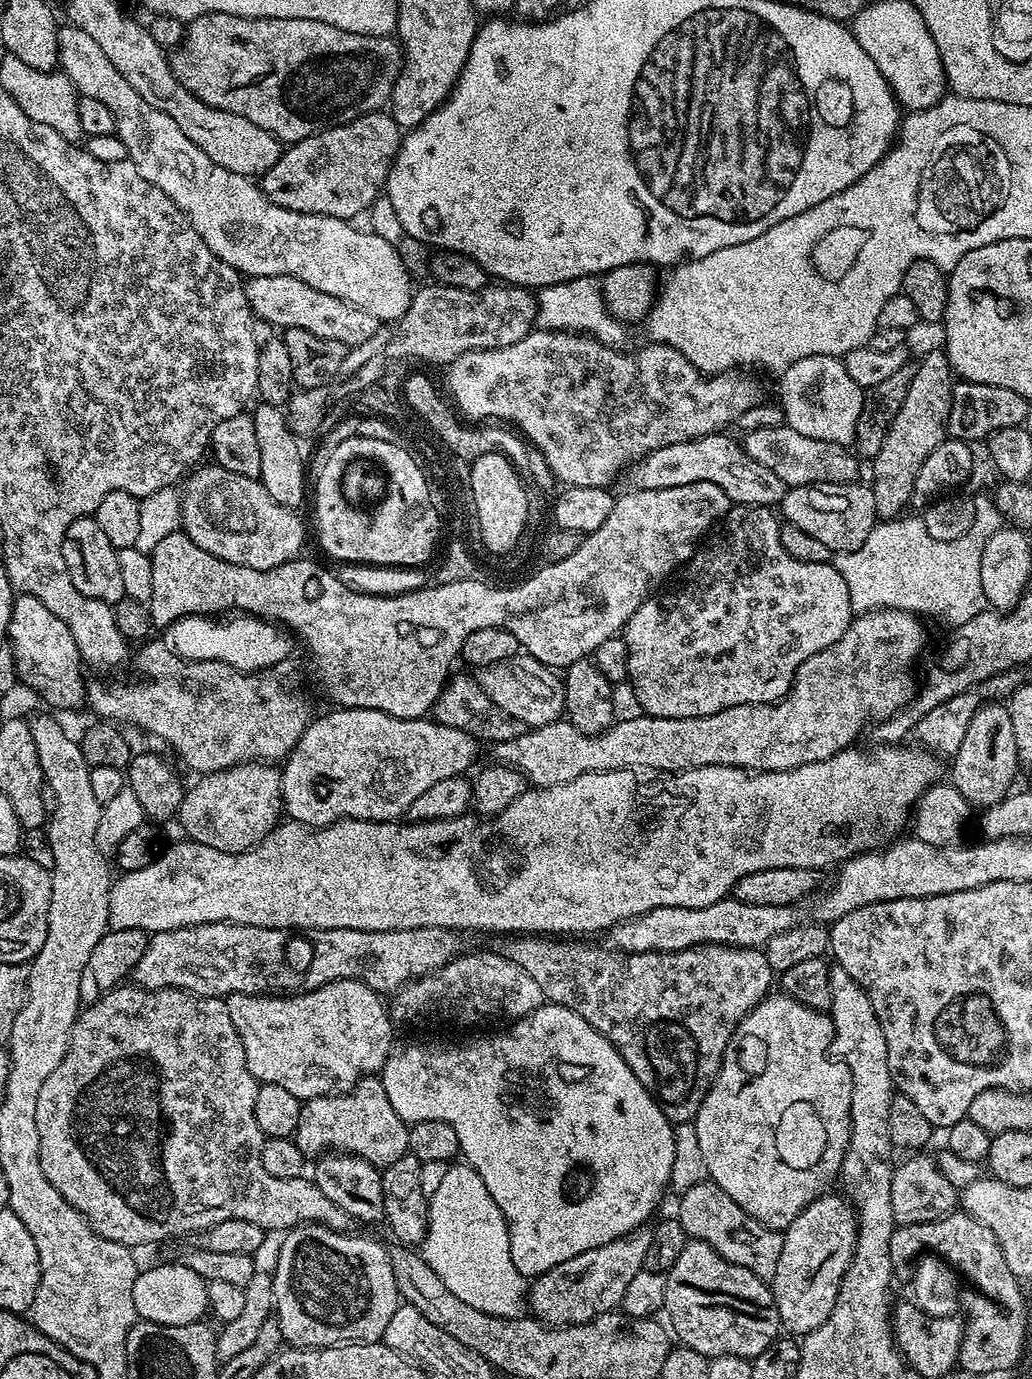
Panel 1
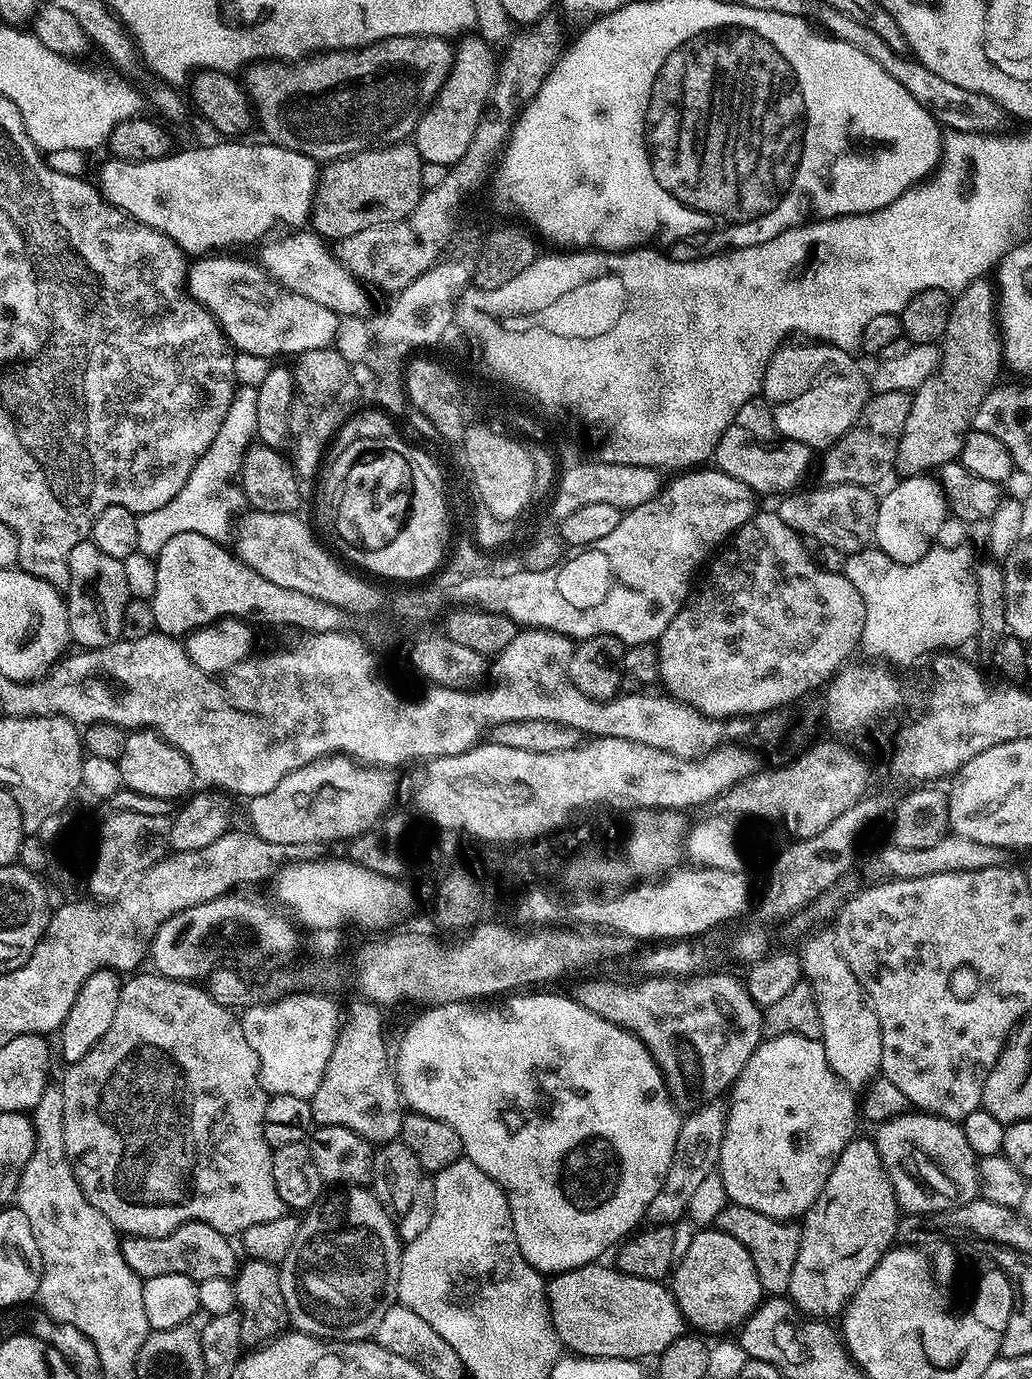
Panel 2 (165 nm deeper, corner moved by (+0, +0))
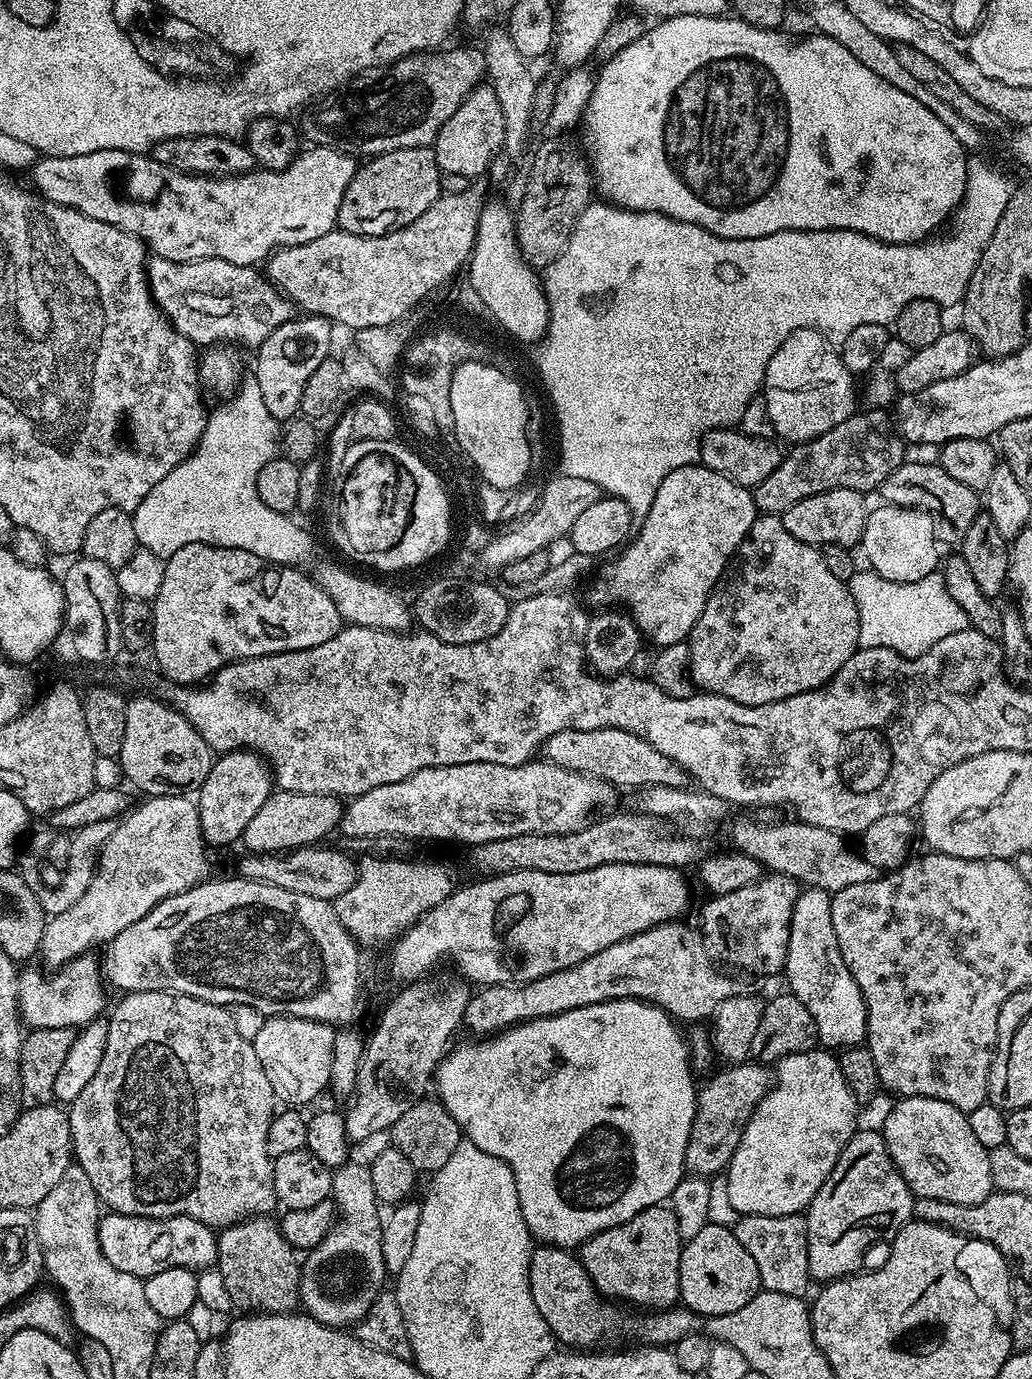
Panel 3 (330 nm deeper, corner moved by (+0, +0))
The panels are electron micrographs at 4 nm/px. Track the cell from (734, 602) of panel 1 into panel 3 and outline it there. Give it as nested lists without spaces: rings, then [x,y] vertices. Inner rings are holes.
[[[760,514],[750,526],[746,538],[742,538],[742,542],[737,546],[736,553],[732,555],[728,565],[725,566],[714,590],[708,595],[706,606],[702,610],[698,622],[694,622],[686,643],[690,650],[692,682],[699,691],[700,688],[704,691],[701,693],[711,694],[713,697],[725,700],[733,700],[746,706],[762,706],[770,702],[778,702],[787,696],[797,696],[803,692],[820,688],[823,684],[827,684],[834,674],[838,674],[838,670],[842,670],[842,666],[860,647],[858,606],[855,605],[854,598],[851,597],[847,583],[834,578],[834,574],[830,574],[824,561],[824,553],[817,545],[807,544],[794,538],[794,534],[790,534],[790,530],[786,530],[783,519],[779,515]]]

